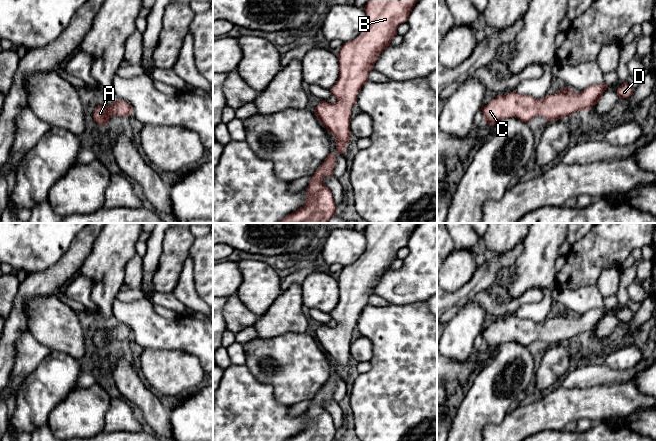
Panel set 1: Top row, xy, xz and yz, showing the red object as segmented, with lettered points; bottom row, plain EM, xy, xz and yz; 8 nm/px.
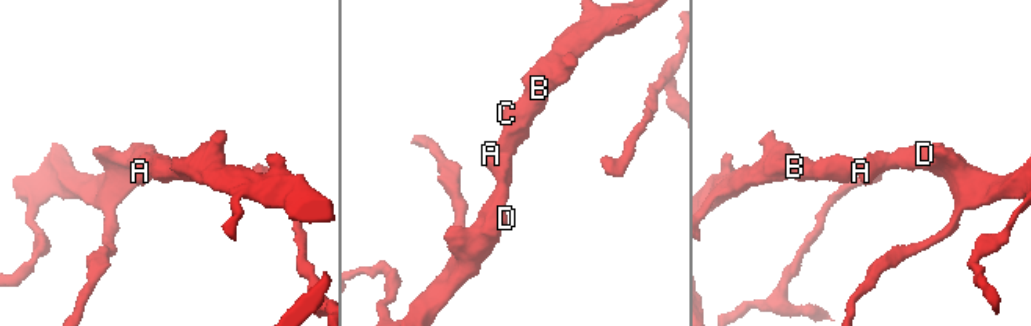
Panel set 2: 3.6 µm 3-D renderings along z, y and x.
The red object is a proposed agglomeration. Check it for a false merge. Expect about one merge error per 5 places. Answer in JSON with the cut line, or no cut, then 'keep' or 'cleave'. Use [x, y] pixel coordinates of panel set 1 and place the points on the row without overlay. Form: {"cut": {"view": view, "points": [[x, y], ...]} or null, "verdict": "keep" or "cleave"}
{"cut": null, "verdict": "keep"}

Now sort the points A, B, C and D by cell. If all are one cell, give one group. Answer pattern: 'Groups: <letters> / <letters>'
Groups: A B C D

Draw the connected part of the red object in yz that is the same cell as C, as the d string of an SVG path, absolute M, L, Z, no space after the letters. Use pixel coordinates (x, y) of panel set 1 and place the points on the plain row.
M605 306L592 309L580 317L563 311L559 316L547 319L542 324L514 315L507 319L499 318L487 329L482 330L481 334L485 347L489 349L510 341L529 347L540 339L552 346L579 335L590 334L600 325L608 309Z

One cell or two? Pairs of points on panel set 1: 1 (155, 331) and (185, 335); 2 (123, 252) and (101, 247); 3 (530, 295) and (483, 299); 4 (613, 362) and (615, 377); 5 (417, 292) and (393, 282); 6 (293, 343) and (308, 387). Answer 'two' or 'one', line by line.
1: one
2: one
3: one
4: two
5: one
6: one

